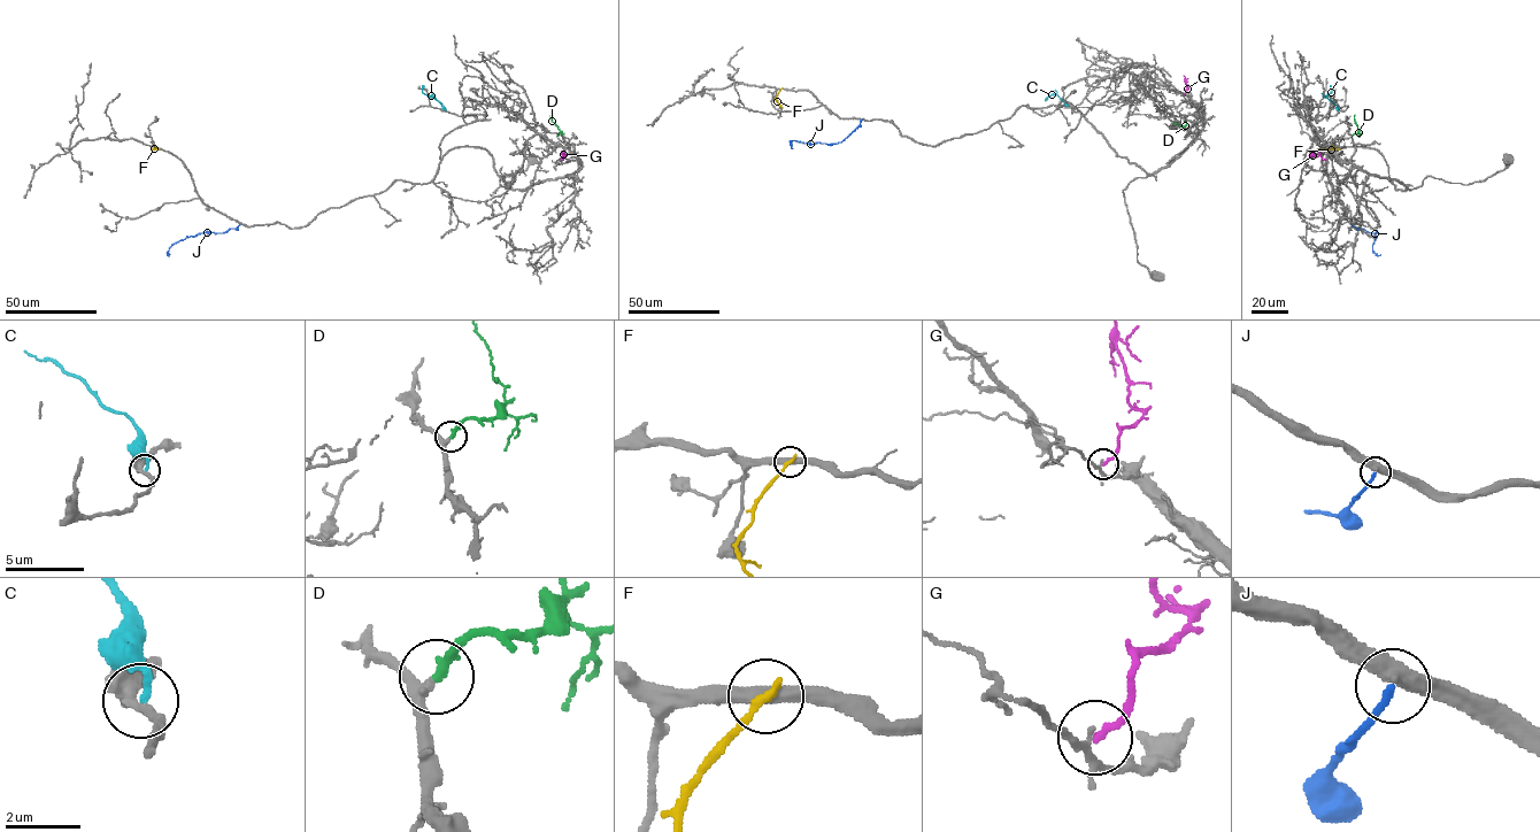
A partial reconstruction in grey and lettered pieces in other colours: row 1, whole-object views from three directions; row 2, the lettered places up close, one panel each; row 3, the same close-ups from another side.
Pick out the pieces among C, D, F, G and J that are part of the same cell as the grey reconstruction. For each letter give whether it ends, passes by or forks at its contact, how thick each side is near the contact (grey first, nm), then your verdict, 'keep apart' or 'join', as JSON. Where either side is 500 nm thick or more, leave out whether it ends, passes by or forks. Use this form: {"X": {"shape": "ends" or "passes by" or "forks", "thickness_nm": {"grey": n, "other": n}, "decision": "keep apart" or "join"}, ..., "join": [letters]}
{"C": {"shape": "ends", "thickness_nm": {"grey": 240, "other": 220}, "decision": "keep apart"}, "D": {"shape": "ends", "thickness_nm": {"grey": 280, "other": 240}, "decision": "join"}, "F": {"shape": "ends", "thickness_nm": {"grey": 420, "other": 240}, "decision": "keep apart"}, "G": {"shape": "ends", "thickness_nm": {"grey": 160, "other": 190}, "decision": "keep apart"}, "J": {"shape": "ends", "thickness_nm": {"grey": 400, "other": 170}, "decision": "join"}, "join": ["D", "J"]}

